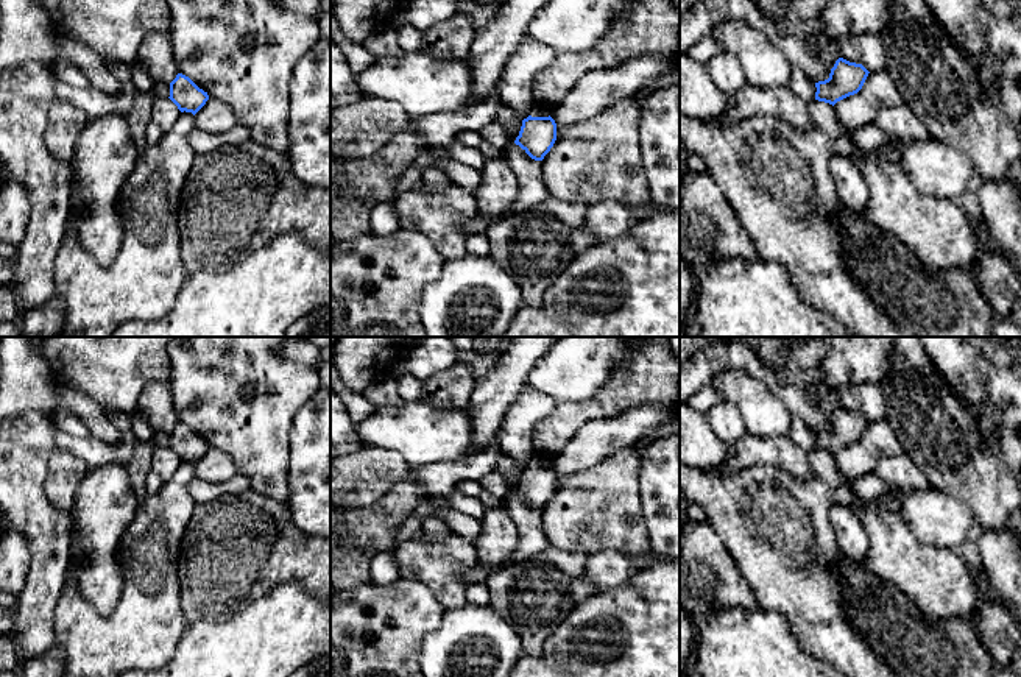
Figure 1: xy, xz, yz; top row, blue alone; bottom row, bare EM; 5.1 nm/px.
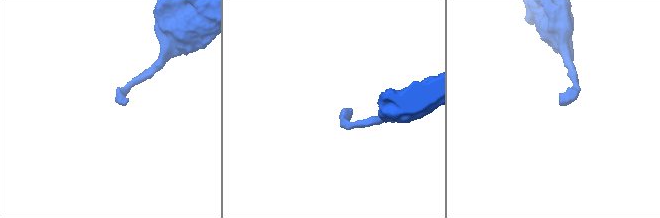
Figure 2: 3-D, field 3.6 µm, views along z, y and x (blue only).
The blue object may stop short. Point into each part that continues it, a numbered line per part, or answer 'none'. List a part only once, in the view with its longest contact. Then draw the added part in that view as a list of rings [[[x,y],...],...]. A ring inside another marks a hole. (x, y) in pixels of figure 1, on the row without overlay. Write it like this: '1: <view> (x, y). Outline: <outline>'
none

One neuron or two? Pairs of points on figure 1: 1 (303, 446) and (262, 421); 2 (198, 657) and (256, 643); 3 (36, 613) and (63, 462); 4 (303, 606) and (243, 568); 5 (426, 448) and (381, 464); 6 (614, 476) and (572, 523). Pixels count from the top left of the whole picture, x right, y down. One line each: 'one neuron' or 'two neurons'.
1: two neurons
2: one neuron
3: two neurons
4: two neurons
5: two neurons
6: one neuron

